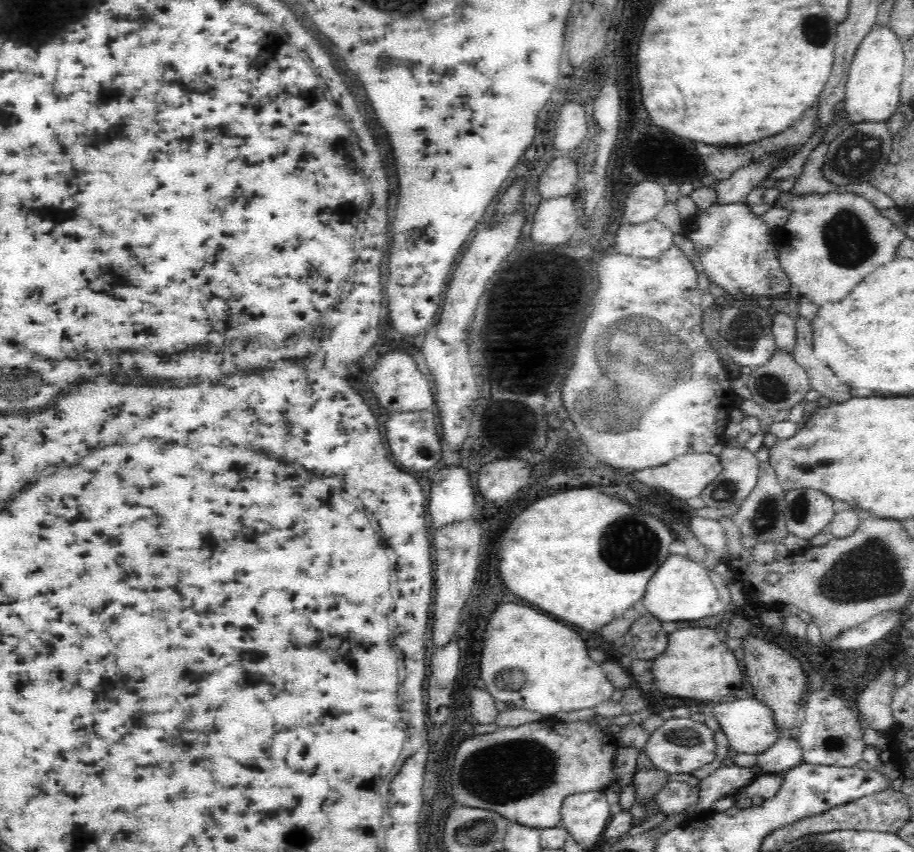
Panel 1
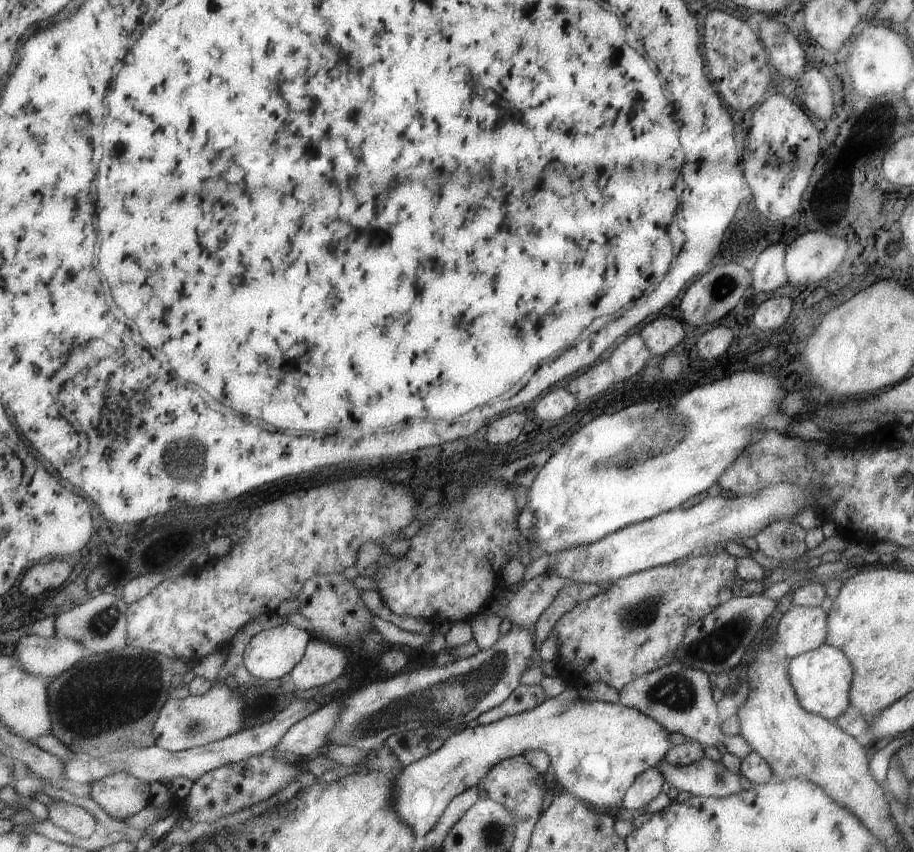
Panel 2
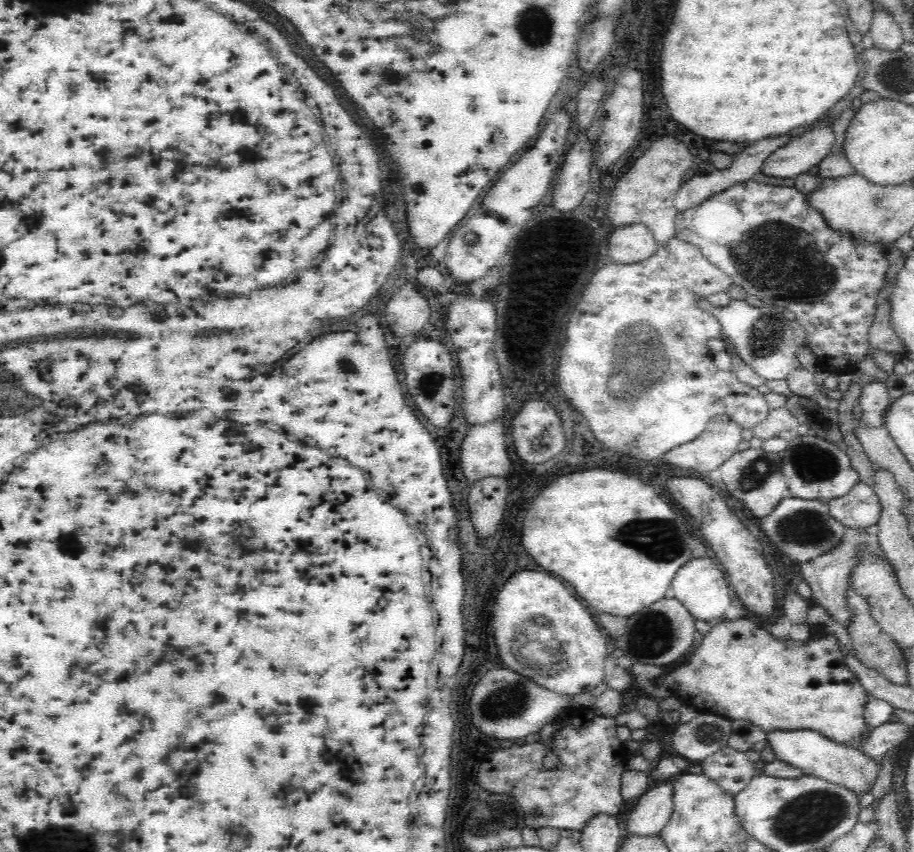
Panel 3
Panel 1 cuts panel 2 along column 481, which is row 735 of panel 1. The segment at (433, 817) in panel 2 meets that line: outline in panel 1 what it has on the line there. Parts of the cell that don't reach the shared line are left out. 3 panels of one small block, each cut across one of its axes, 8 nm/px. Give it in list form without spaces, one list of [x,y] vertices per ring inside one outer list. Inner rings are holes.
[[[730,699],[718,706],[711,706],[714,717],[721,725],[721,730],[728,739],[729,746],[737,753],[748,753],[757,755],[770,748],[778,738],[783,736],[782,731],[777,728],[776,717],[773,709],[753,699]]]

